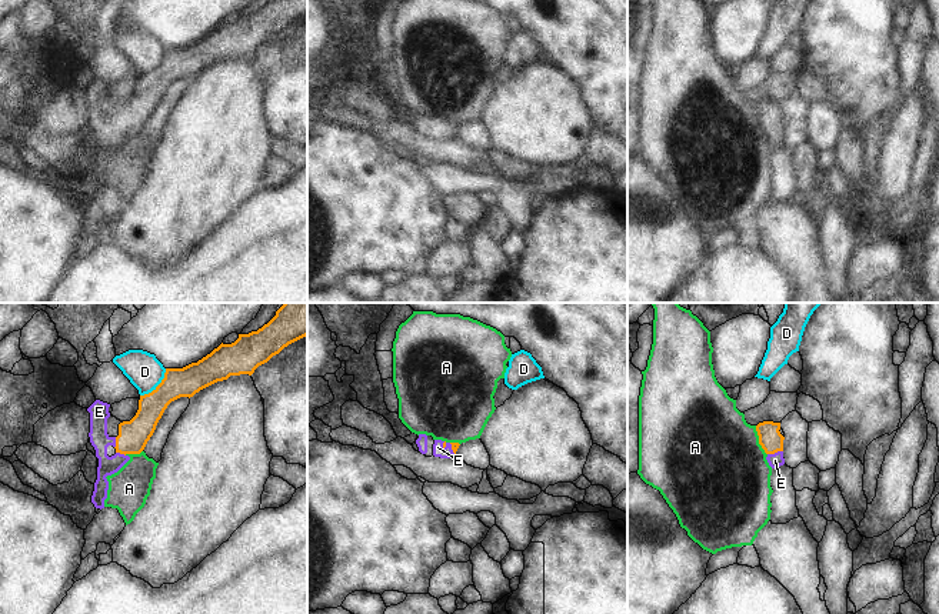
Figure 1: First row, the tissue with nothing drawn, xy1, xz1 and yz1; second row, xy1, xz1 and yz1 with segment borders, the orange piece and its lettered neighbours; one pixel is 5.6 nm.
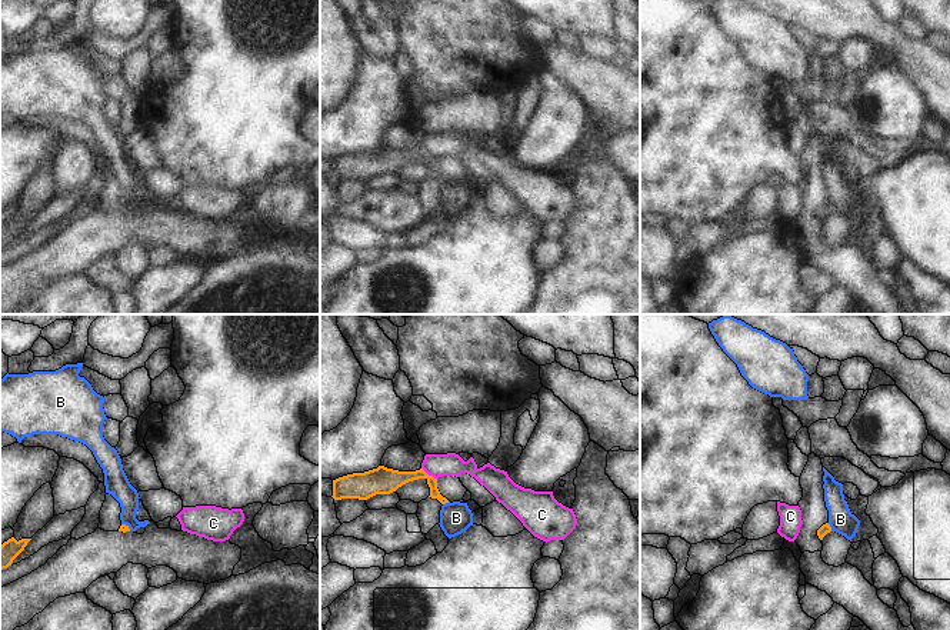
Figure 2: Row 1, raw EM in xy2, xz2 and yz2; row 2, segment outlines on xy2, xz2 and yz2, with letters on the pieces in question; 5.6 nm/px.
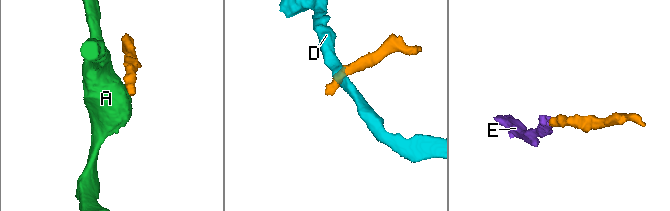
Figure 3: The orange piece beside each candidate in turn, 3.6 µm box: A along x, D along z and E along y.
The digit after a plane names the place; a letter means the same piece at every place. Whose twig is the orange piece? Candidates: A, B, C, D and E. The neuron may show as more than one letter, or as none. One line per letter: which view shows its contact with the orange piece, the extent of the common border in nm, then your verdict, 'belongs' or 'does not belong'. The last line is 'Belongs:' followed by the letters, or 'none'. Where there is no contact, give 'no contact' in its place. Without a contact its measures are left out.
A: yz1 | 180 nm | does not belong
B: yz2 | 50 nm | does not belong
C: xz2 | 110 nm | does not belong
D: xy1 | 220 nm | does not belong
E: yz1 | 90 nm | belongs
Belongs: E

